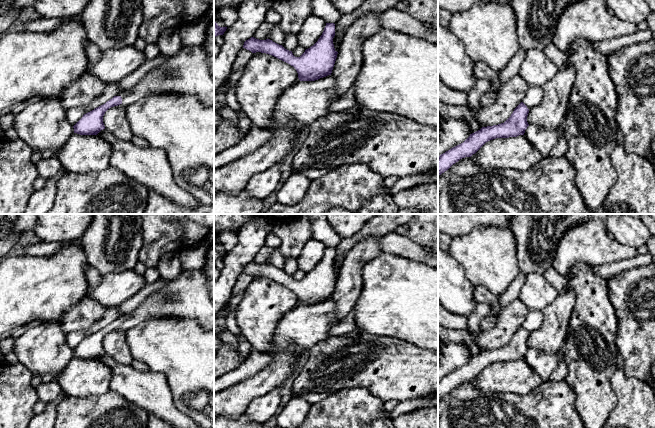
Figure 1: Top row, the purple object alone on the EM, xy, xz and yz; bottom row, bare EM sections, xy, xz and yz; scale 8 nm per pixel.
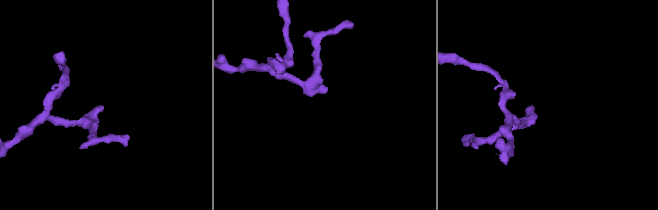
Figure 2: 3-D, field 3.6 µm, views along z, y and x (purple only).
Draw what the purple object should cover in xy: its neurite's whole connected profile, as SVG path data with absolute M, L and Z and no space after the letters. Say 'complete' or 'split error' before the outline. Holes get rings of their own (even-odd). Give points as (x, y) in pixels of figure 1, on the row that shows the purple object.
split error; M182 46L134 87L84 114L73 126L74 133L97 135L105 129L103 116L109 108L120 104L125 107L144 97L164 93L196 96L203 105L214 106L214 80L202 46Z

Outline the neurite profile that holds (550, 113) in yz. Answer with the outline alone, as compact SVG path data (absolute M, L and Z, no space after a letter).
M567 65L542 87L544 95L539 105L529 109L527 122L546 129L558 129L566 117L576 72Z

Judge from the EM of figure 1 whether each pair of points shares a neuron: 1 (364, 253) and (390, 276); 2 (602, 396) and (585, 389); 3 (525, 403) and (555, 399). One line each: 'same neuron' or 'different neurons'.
1: different neurons
2: same neuron
3: same neuron

